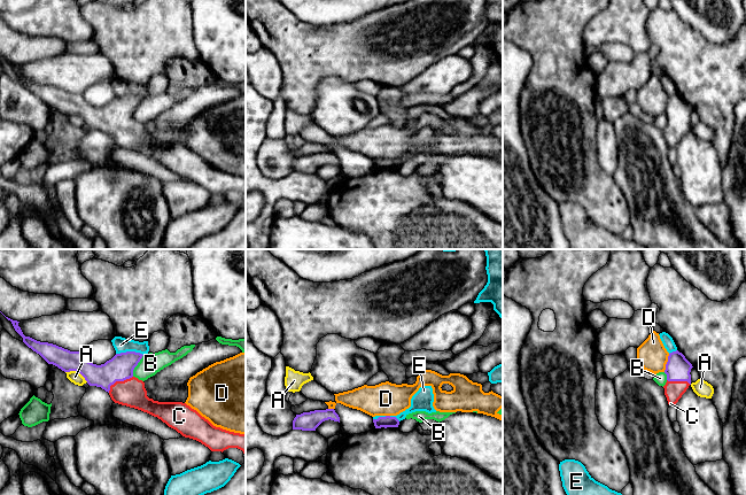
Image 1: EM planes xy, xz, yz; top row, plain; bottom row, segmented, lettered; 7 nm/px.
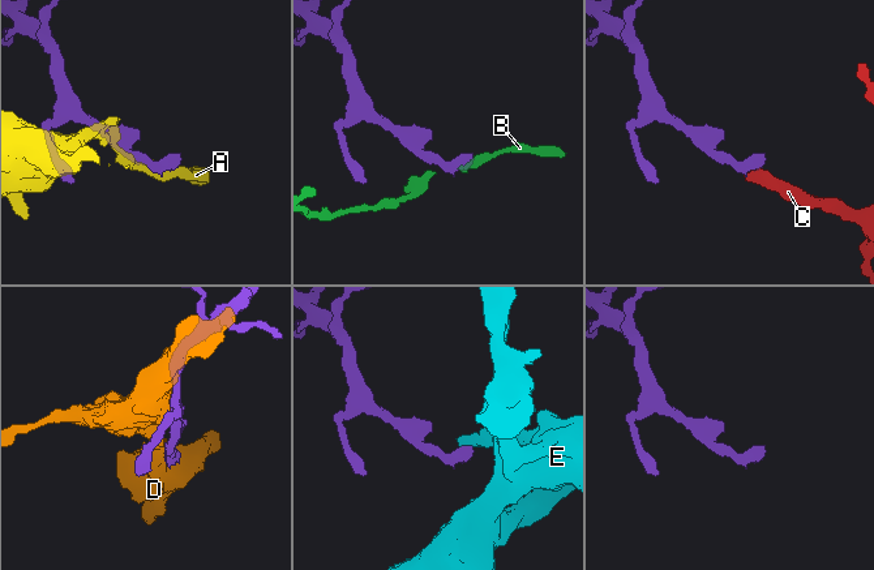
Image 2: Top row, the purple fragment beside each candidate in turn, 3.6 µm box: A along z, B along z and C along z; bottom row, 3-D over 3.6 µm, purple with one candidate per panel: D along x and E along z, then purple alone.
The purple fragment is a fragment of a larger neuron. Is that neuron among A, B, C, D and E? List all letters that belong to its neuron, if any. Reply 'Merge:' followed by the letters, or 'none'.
Merge: C

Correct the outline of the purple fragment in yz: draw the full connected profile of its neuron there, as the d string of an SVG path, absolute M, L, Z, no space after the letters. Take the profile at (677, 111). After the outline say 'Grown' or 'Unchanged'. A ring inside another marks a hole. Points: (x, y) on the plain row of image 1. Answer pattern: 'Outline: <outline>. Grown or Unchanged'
Outline: M678 93L669 96L665 113L667 125L663 129L669 148L676 147L691 127L692 110L692 107Z. Grown

